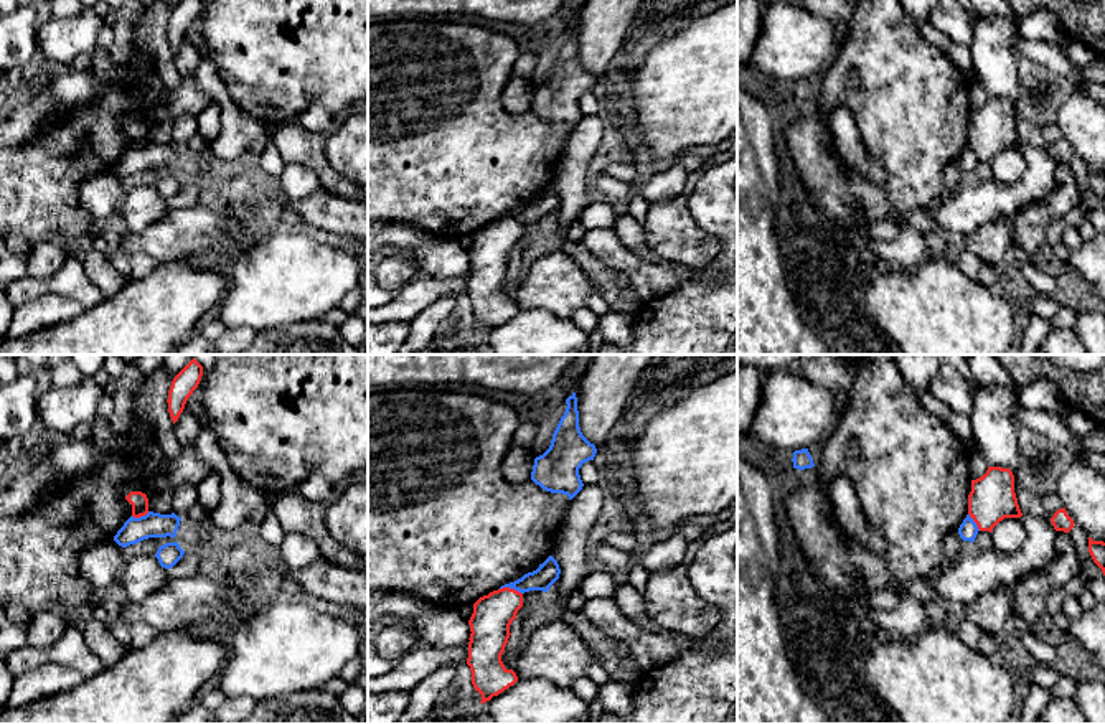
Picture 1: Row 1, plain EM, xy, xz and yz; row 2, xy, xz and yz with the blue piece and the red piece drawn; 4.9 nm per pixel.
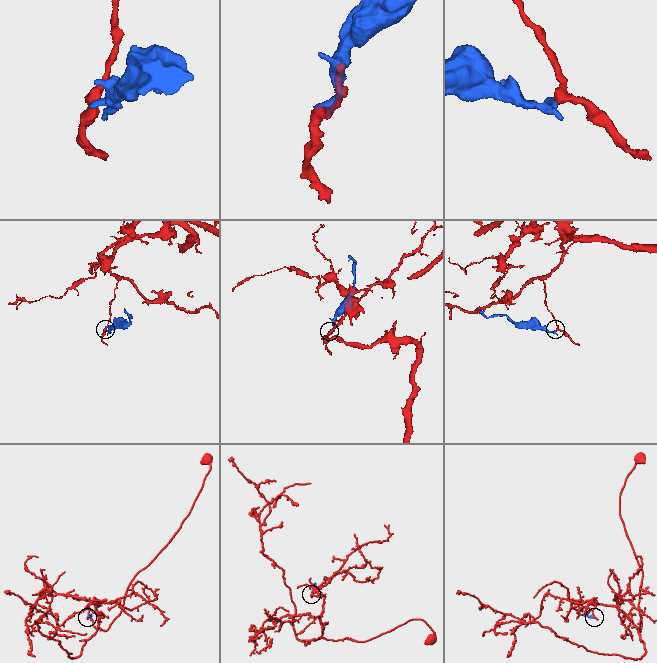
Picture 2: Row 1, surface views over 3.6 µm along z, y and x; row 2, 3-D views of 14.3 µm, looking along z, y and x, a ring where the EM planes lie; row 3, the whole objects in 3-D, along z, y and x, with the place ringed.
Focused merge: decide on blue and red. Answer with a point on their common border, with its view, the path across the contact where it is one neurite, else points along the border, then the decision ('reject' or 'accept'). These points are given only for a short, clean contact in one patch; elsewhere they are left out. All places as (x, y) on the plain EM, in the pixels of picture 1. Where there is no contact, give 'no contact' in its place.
xz (512, 218) | along xz (500, 218), (513, 218), (521, 225) | reject

